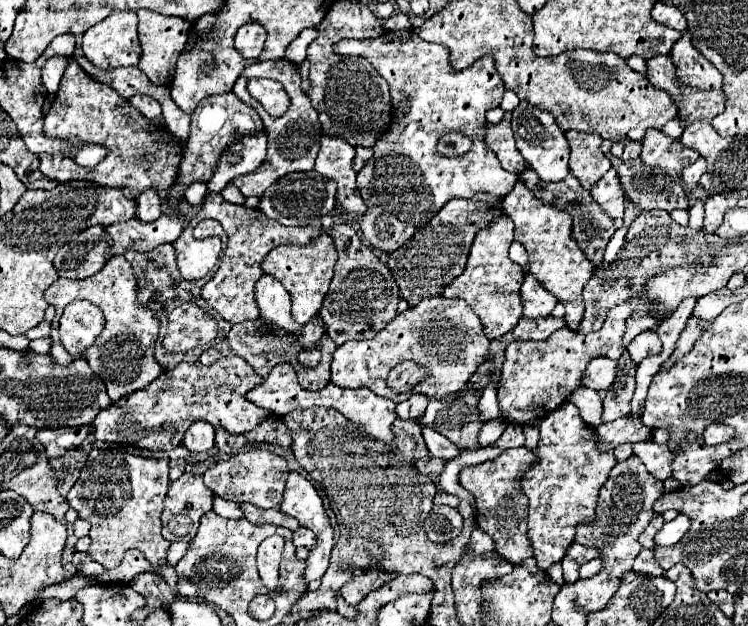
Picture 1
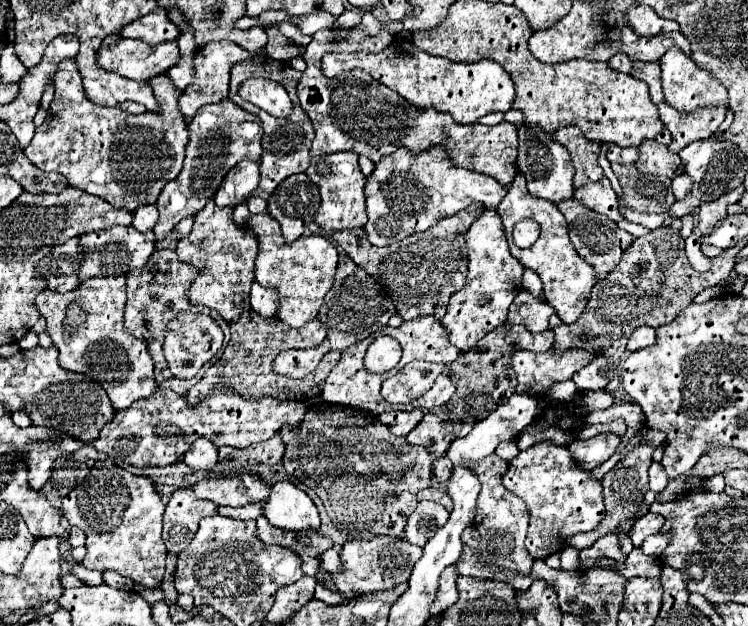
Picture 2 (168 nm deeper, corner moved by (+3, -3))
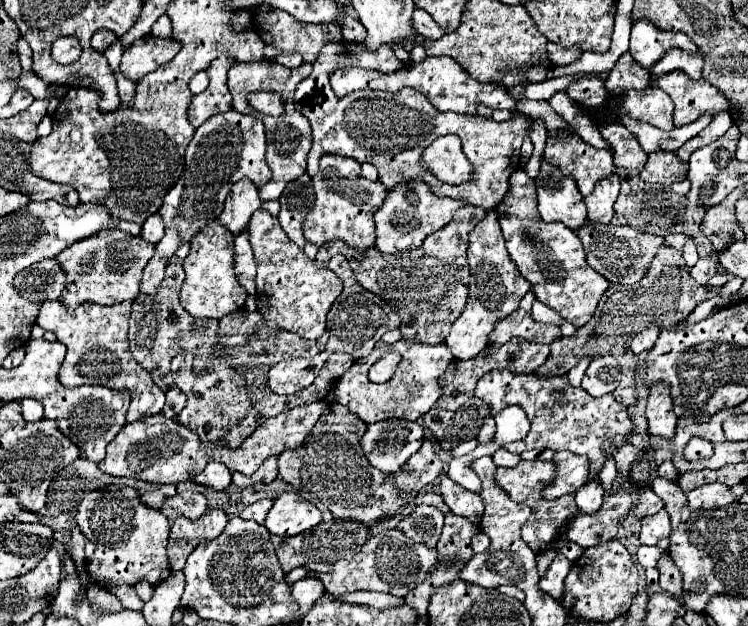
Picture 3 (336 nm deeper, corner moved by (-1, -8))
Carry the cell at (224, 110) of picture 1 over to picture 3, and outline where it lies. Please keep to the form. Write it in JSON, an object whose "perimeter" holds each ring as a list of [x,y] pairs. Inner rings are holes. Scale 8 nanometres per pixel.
{"perimeter":[[[228,110],[224,114],[214,114],[200,128],[196,128],[192,142],[186,148],[186,166],[174,188],[164,196],[164,202],[158,214],[164,220],[166,234],[156,244],[154,256],[142,274],[140,290],[144,294],[154,294],[164,278],[164,268],[168,260],[174,256],[176,248],[182,242],[190,242],[190,238],[200,232],[202,226],[216,220],[222,212],[226,194],[230,186],[240,178],[250,178],[258,188],[270,180],[270,168],[264,160],[266,138],[262,120],[254,116],[244,116],[236,110]]]}

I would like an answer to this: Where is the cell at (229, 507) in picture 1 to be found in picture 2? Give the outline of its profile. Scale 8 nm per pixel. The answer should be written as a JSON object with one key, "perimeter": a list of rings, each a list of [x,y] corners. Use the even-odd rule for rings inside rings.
{"perimeter":[[[248,503],[244,507],[218,507],[220,515],[234,519],[258,519],[262,515],[262,503]]]}

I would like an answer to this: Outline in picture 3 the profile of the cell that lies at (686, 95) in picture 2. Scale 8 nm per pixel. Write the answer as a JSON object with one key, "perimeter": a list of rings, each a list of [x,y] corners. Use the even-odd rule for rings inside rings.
{"perimeter":[[[680,70],[658,76],[656,86],[660,86],[674,102],[674,126],[696,122],[702,114],[716,116],[730,110],[728,98],[724,98],[716,86],[704,78],[690,80]]]}

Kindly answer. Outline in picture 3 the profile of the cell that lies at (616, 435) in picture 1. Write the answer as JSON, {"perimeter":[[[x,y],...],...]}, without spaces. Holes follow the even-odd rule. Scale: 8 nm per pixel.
{"perimeter":[[[556,452],[554,458],[556,462],[556,478],[554,482],[548,486],[548,490],[544,490],[544,498],[558,498],[570,492],[576,492],[582,484],[586,484],[588,480],[588,458],[580,456],[580,454],[568,454],[568,452]]]}

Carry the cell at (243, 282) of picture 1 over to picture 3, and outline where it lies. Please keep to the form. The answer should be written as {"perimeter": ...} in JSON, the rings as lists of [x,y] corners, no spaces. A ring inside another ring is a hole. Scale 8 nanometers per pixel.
{"perimeter":[[[220,222],[204,226],[204,230],[192,238],[190,254],[182,260],[182,266],[186,270],[186,280],[180,290],[180,302],[192,316],[220,320],[226,314],[244,308],[248,294],[234,272],[234,234]]]}

